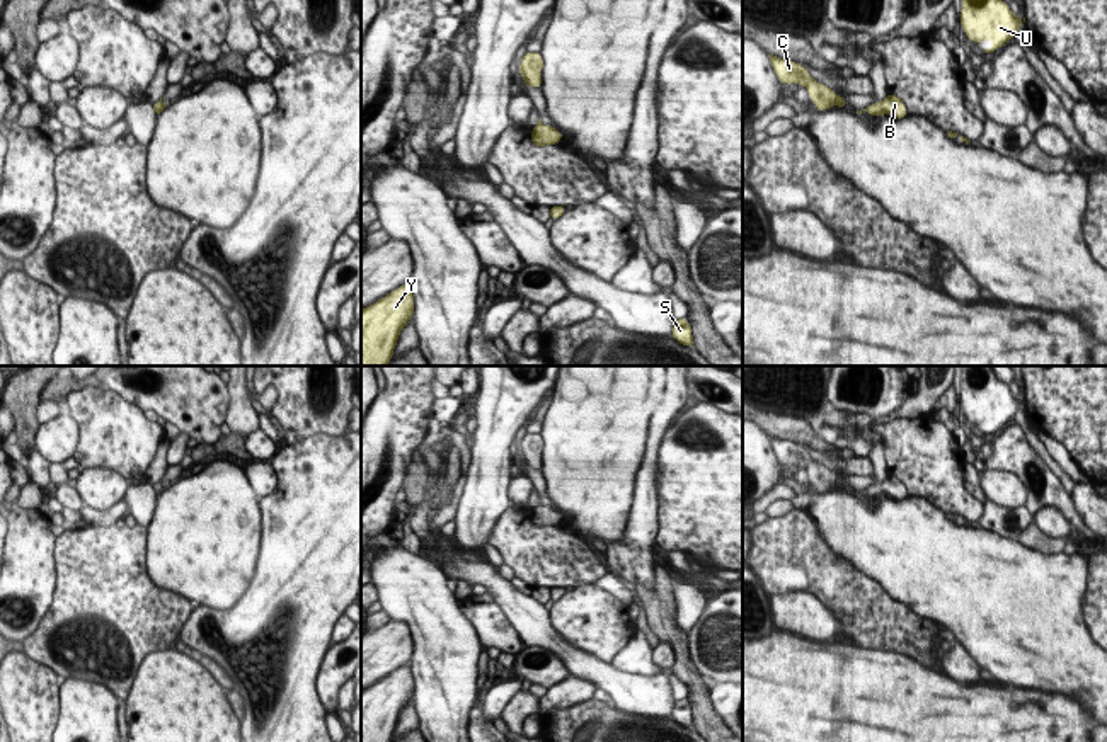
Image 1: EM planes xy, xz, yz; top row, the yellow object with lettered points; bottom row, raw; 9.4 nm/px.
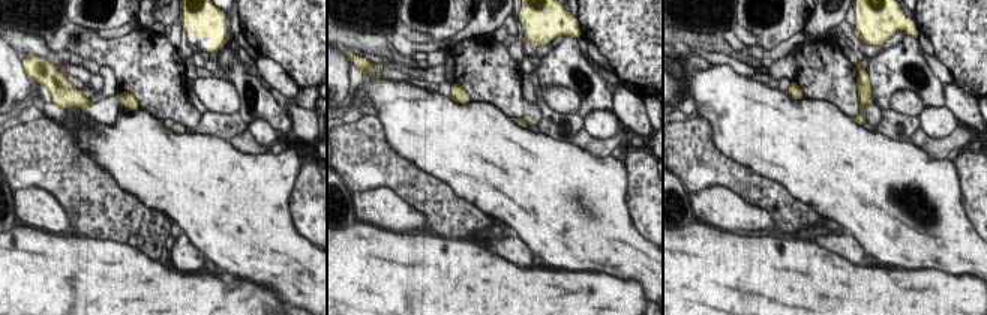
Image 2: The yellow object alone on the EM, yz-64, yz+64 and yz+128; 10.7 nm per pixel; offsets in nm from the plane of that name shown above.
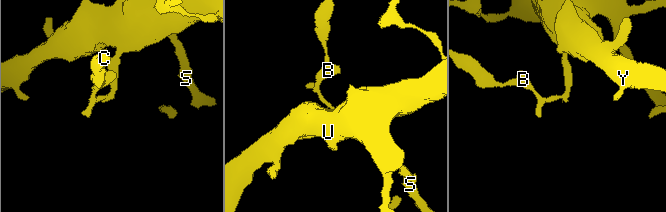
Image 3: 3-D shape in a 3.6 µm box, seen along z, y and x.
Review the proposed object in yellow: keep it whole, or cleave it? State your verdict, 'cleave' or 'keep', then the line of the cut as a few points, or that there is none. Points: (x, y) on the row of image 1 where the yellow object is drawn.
keep; no cut

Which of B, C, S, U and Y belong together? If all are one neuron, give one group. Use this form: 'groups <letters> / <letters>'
groups B C S U Y

